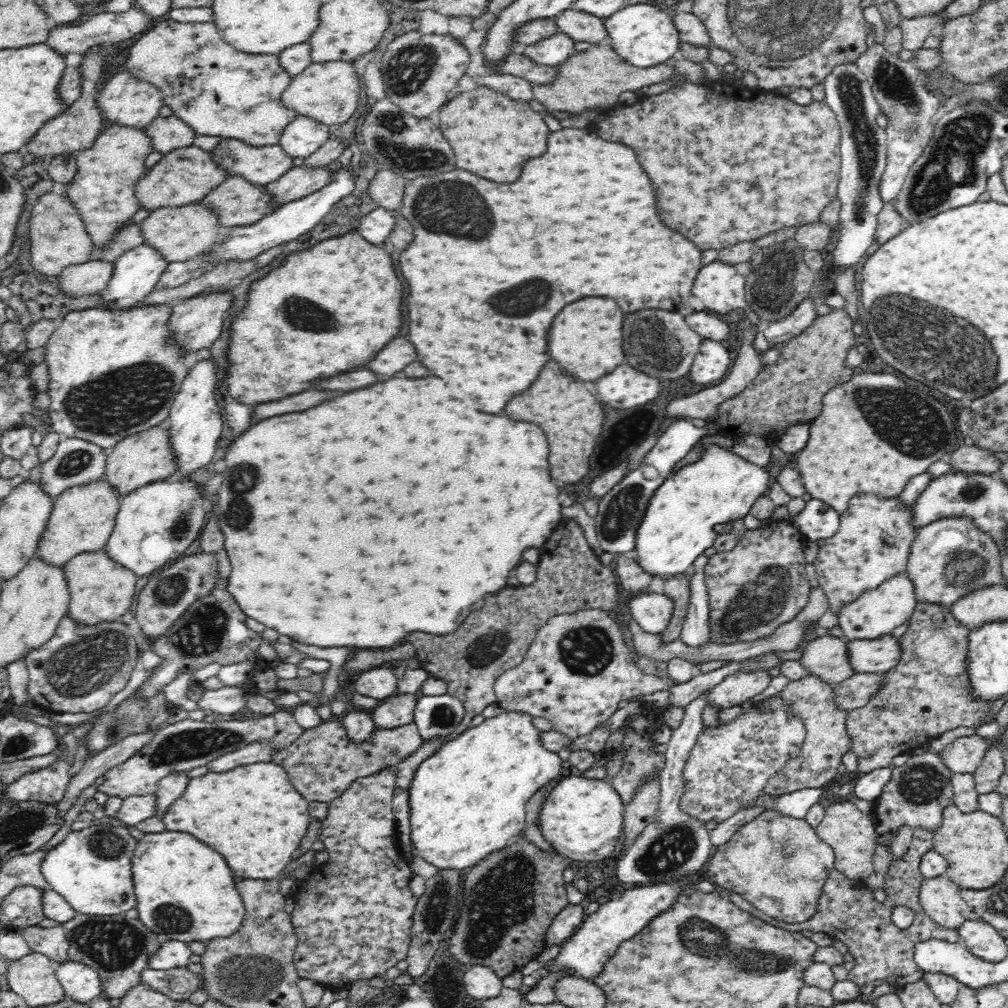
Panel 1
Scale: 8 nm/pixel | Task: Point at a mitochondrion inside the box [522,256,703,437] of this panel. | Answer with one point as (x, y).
(654, 345)

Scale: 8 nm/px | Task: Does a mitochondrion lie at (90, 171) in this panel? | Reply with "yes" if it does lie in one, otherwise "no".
no

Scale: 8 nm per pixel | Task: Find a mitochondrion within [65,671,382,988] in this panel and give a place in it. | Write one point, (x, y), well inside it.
(114, 946)

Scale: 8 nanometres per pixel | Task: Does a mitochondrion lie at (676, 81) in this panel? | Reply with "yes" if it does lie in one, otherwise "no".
no

